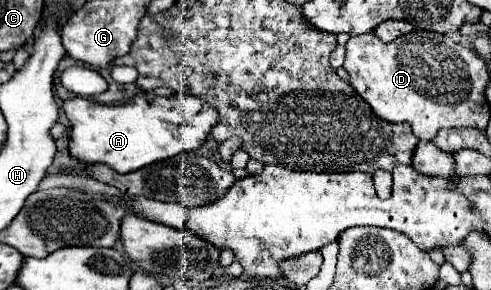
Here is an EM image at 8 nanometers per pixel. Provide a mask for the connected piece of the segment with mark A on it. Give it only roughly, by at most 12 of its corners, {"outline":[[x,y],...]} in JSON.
{"outline":[[194,95],[64,101],[72,157],[130,173],[200,149]]}

